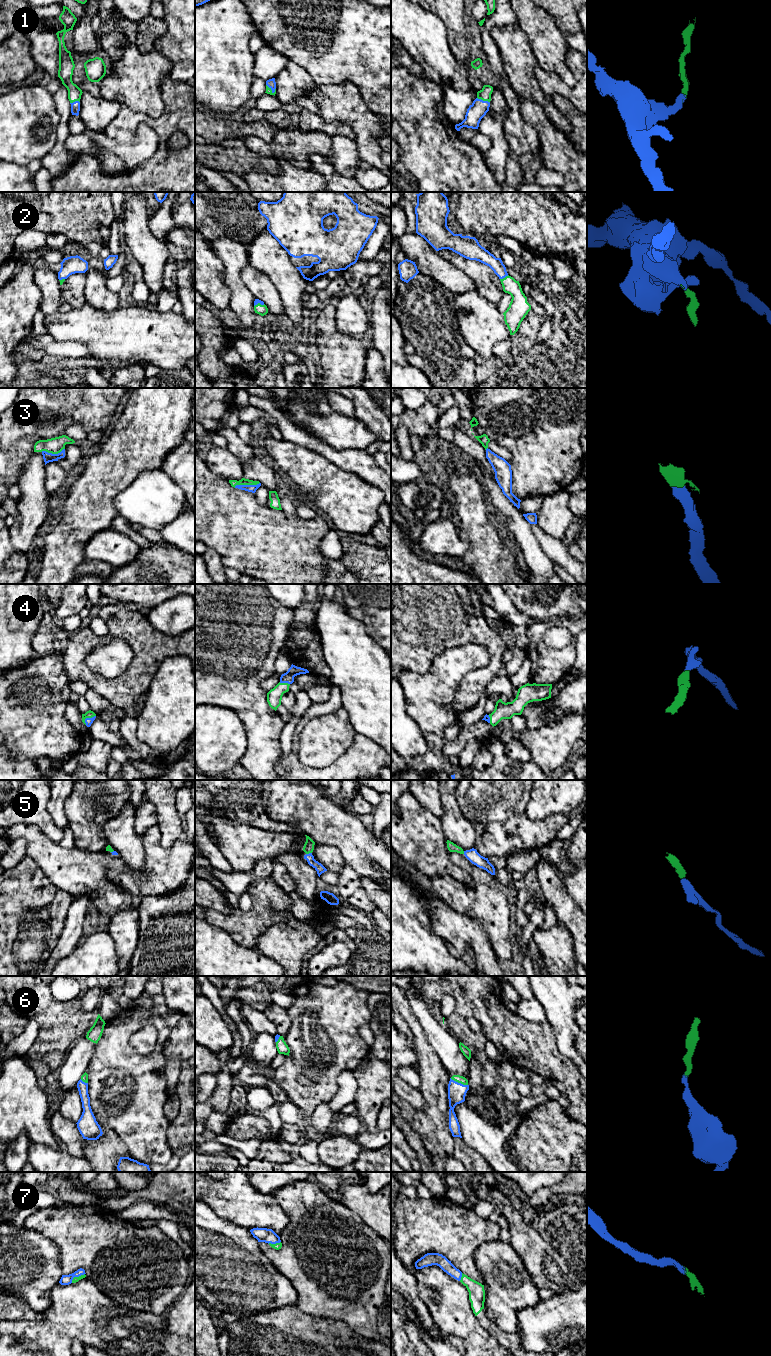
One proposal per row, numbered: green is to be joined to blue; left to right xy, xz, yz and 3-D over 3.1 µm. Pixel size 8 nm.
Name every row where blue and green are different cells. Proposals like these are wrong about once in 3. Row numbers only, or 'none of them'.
none of them

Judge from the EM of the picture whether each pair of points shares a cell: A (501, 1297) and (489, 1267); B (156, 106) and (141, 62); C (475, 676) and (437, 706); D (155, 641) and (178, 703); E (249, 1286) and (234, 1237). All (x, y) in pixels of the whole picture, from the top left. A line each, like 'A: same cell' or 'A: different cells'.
A: same cell
B: same cell
C: different cells
D: different cells
E: same cell

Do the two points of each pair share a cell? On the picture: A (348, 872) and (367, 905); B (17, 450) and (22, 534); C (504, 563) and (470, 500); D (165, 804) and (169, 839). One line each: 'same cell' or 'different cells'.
A: same cell
B: different cells
C: same cell
D: same cell

